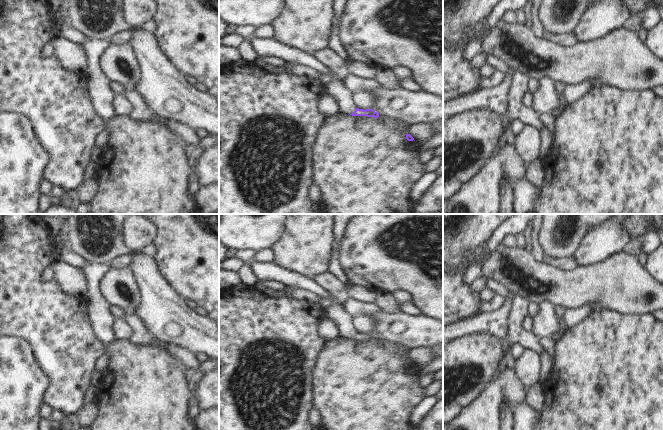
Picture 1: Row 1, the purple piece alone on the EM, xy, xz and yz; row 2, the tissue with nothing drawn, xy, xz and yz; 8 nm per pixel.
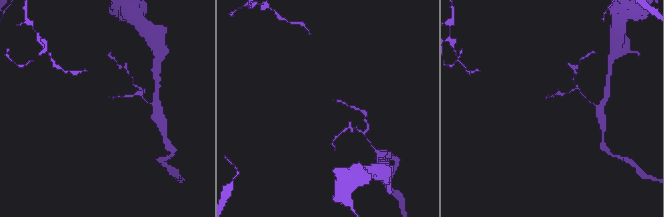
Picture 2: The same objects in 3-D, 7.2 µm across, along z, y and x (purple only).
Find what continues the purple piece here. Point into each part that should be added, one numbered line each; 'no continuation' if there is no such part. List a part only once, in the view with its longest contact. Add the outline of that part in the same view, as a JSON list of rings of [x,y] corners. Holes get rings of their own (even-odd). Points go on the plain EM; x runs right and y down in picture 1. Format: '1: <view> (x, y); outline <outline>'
1: xz (335, 312); outline [[[331,303],[329,307],[323,308],[323,311],[327,318],[336,324],[339,336],[352,338],[355,335],[356,330],[353,324],[353,316],[344,311],[343,305]]]

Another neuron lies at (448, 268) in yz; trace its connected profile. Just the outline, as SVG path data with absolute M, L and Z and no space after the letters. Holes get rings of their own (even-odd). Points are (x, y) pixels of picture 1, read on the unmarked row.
M443 260L443 273L444 274L456 274L458 271L458 267L456 265L452 265L450 263L446 263Z

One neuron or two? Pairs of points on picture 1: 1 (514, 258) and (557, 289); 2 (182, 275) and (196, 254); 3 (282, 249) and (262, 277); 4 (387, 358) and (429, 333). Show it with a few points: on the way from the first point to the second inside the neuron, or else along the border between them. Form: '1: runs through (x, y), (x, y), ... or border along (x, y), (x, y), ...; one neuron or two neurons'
1: runs through (525, 269), (535, 278), (547, 281); one neuron
2: runs through (187, 270), (195, 262), (195, 259); one neuron
3: border along (274, 261), (282, 267), (296, 271); two neurons
4: border along (382, 339), (394, 342), (408, 349); two neurons

